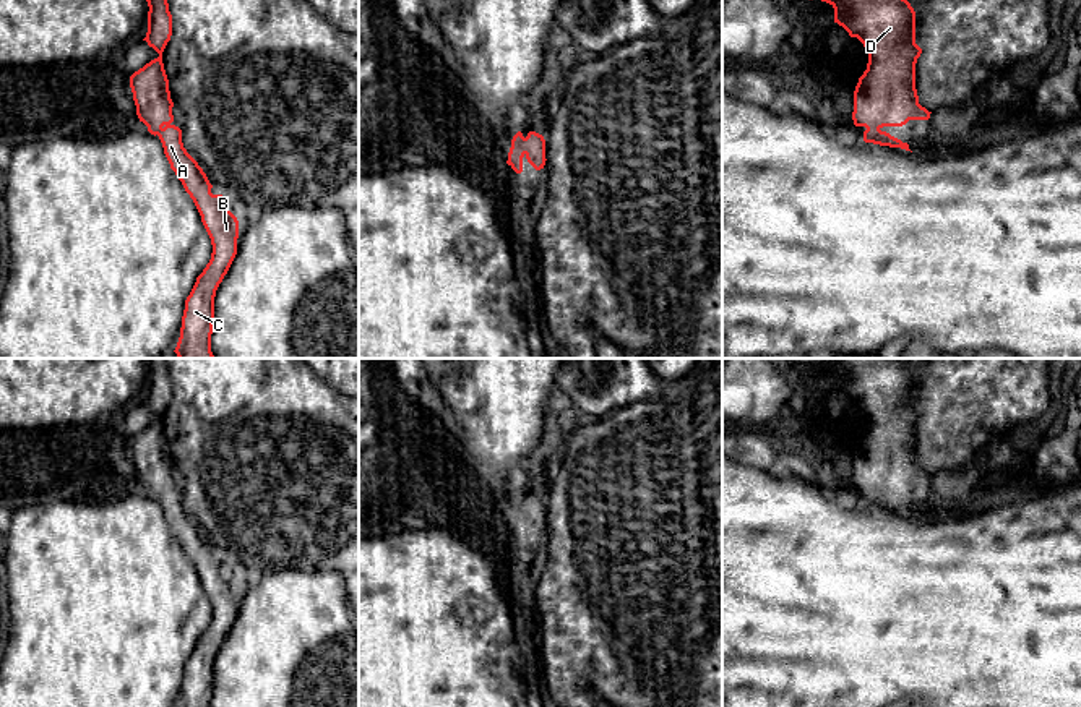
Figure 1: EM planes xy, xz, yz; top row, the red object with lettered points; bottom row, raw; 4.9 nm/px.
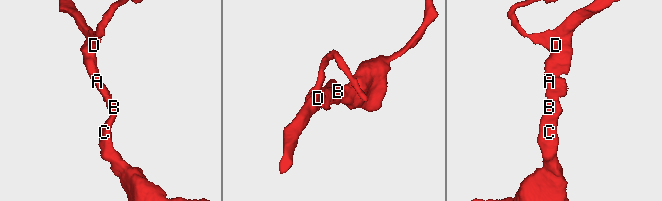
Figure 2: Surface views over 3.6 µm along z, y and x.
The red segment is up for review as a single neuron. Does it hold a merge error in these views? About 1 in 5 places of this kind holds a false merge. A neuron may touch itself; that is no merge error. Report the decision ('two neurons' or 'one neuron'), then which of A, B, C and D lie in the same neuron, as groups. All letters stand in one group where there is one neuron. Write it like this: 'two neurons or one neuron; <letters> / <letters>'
one neuron; A B C D

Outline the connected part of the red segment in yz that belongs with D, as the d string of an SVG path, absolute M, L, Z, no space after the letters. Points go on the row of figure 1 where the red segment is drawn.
M821 0L834 8L834 23L851 37L857 37L868 52L868 63L854 91L852 120L865 126L864 141L880 146L909 149L907 143L883 131L883 126L902 126L909 120L928 120L930 114L919 104L915 63L922 49L915 44L915 11L907 0Z

